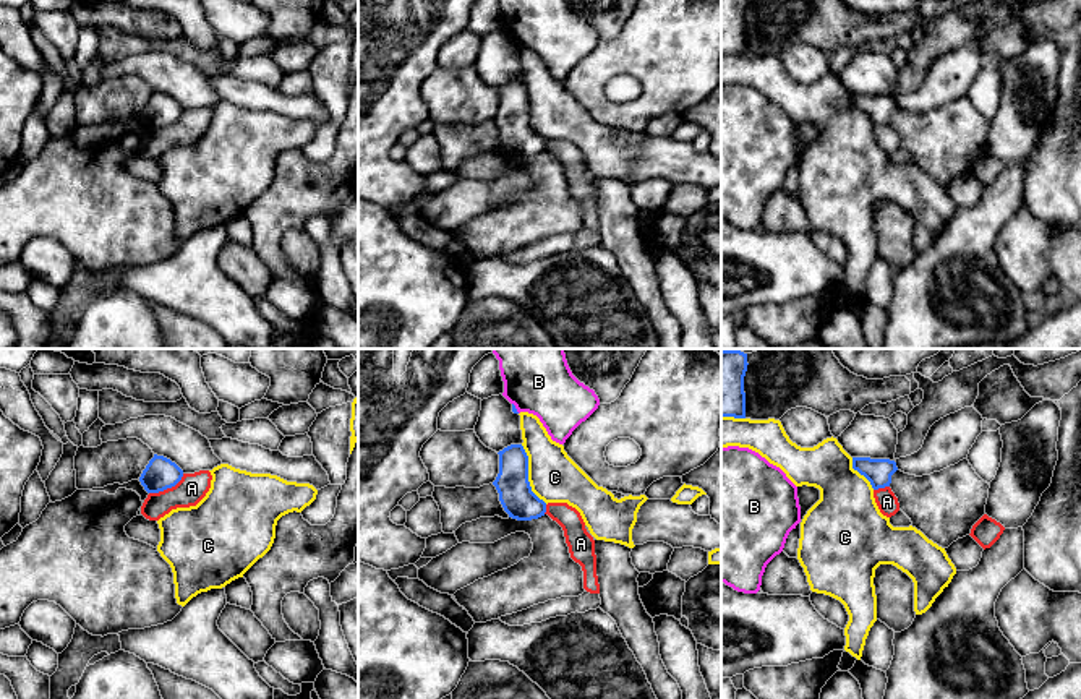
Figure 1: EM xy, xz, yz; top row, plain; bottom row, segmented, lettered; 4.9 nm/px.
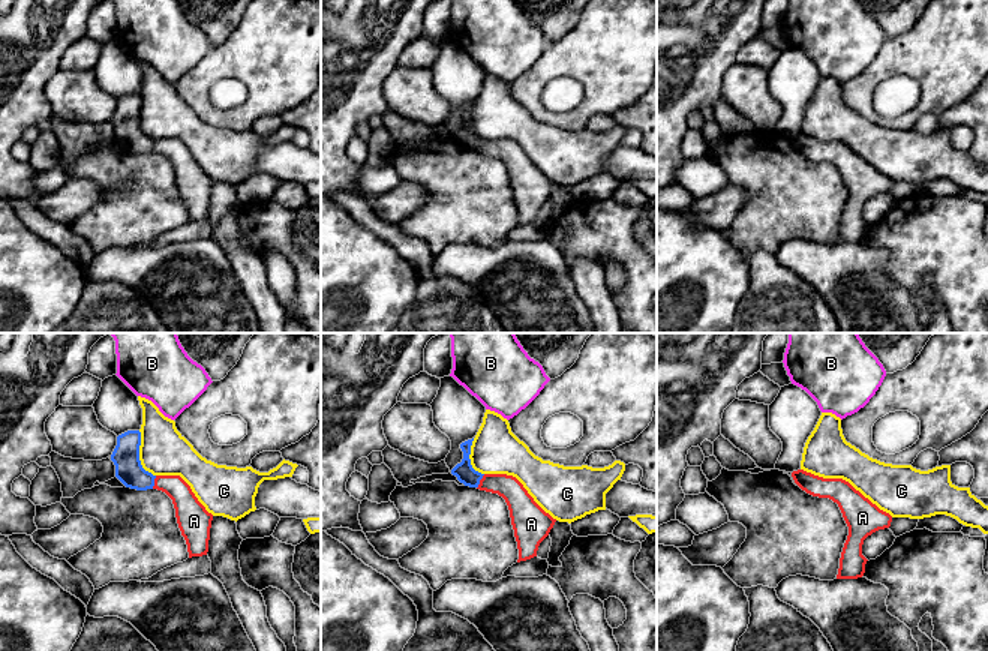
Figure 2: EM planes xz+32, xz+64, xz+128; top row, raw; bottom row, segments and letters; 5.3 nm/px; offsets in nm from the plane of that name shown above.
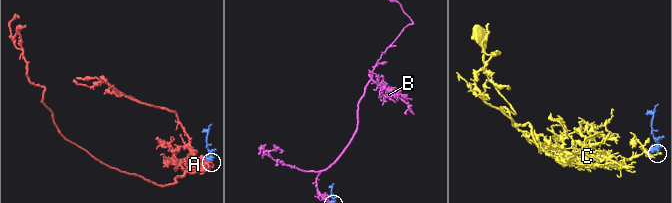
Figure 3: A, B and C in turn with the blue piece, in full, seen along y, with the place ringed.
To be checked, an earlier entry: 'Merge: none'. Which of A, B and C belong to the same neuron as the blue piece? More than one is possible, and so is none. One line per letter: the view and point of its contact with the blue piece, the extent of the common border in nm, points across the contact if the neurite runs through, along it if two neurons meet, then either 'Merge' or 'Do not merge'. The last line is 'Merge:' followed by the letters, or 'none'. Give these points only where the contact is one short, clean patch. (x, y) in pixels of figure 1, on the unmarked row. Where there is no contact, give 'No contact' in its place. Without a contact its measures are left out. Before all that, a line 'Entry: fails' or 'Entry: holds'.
Entry: holds
A: Touches blue at xy (167, 124). Shared border 200 nm. Boundary: xy (183, 111), (174, 122), (149, 130). Do not merge
B: Touches blue at xz (514, 44). Shared border 70 nm. Do not merge
C: Touches blue at xz (527, 112). Shared border 320 nm. Do not merge
Merge: none

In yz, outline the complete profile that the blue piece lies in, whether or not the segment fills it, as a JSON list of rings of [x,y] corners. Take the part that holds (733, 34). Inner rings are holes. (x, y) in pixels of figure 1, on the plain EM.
[[[721,0],[721,54],[746,55],[744,13],[749,0]]]

